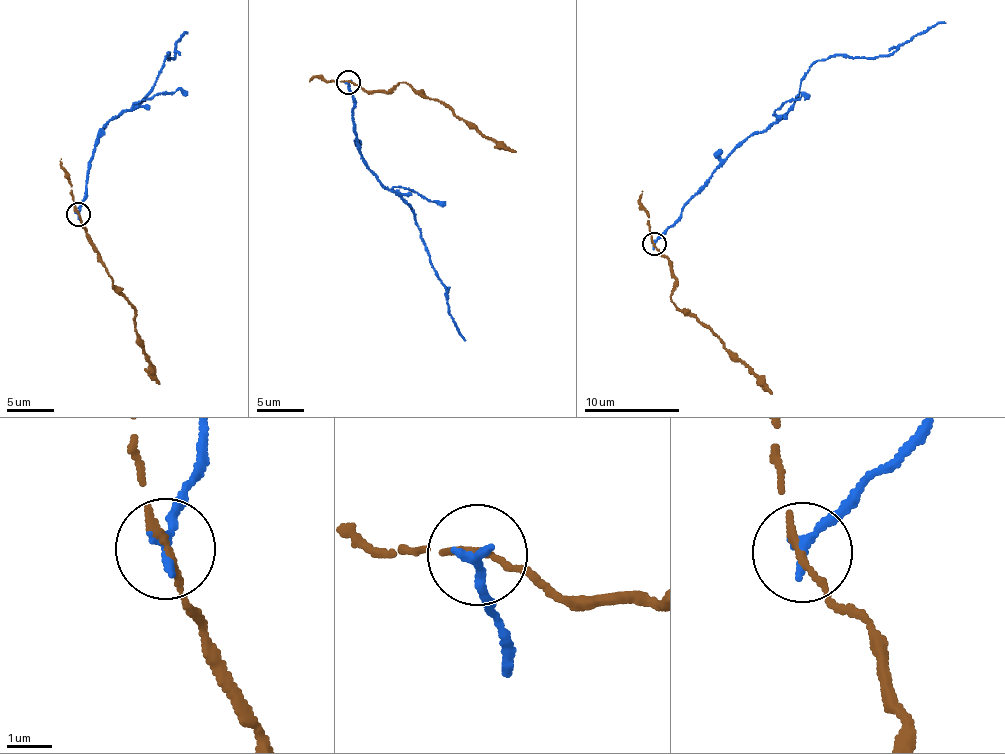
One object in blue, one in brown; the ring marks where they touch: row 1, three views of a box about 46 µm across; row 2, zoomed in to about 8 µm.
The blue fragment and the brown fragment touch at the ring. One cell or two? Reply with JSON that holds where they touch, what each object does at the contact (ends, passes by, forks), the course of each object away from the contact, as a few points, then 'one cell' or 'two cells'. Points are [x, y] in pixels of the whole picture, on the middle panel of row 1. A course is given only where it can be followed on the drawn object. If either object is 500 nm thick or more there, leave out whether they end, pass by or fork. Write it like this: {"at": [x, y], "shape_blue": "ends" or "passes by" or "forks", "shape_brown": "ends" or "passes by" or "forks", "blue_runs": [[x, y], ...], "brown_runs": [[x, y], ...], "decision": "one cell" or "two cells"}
{"at": [348, 82], "shape_blue": "ends", "shape_brown": "ends", "blue_runs": [[348, 82], [357, 146], [370, 172], [410, 206], [464, 341]], "brown_runs": [[348, 82], [353, 82], [365, 91], [386, 92], [400, 83], [408, 85], [516, 152]], "decision": "two cells"}

